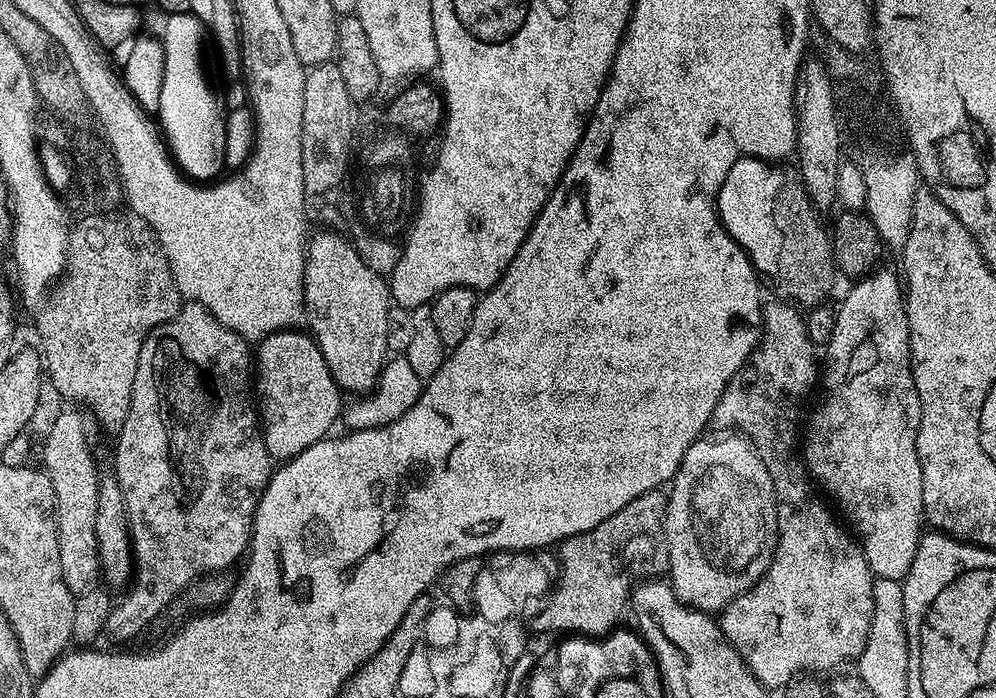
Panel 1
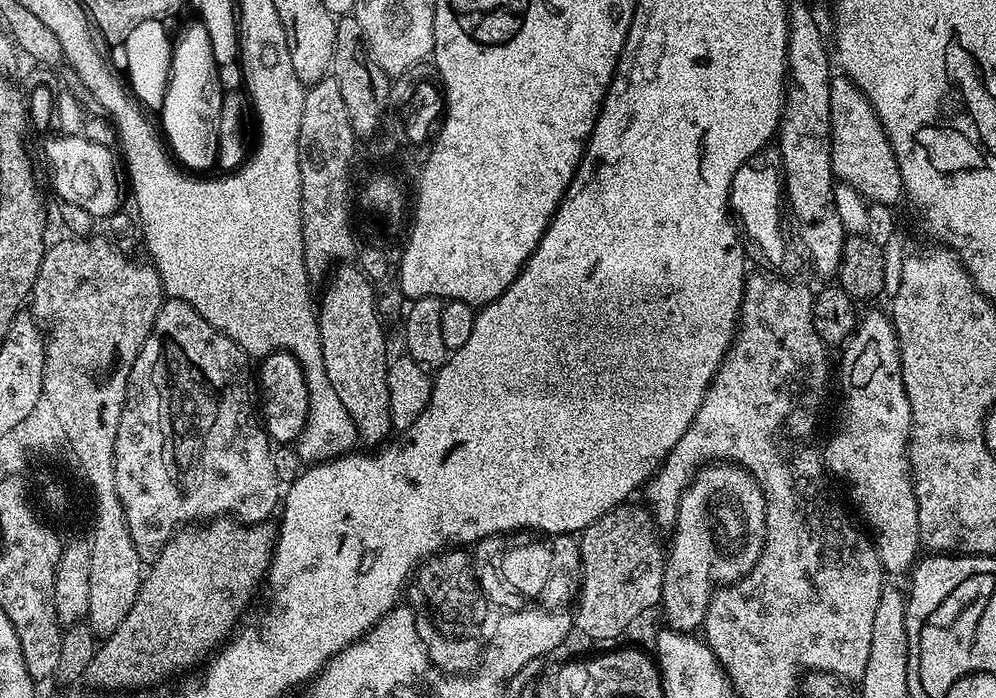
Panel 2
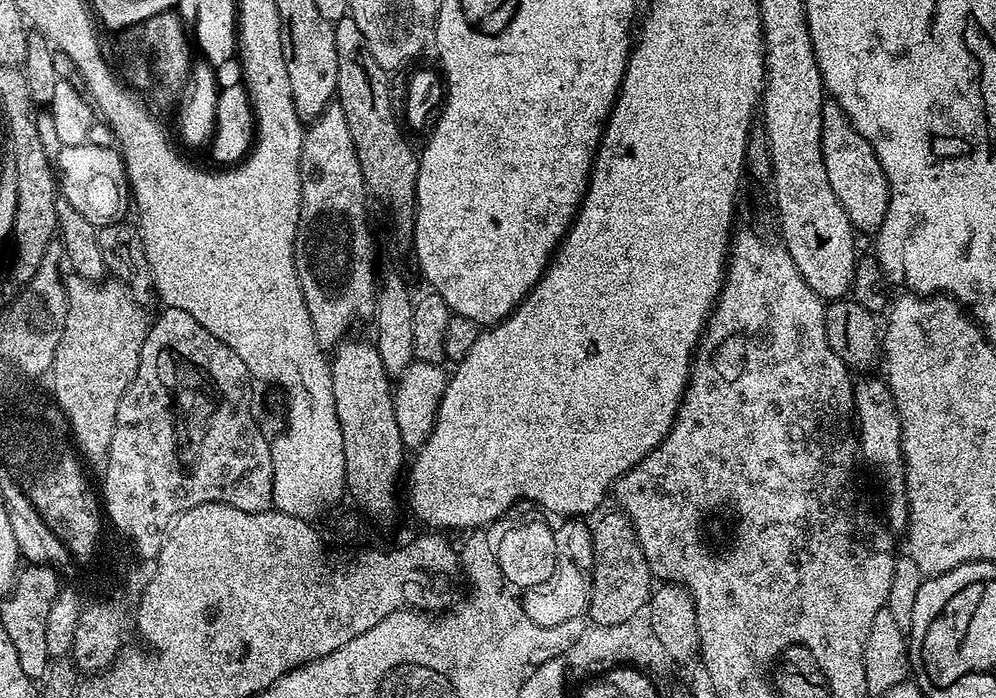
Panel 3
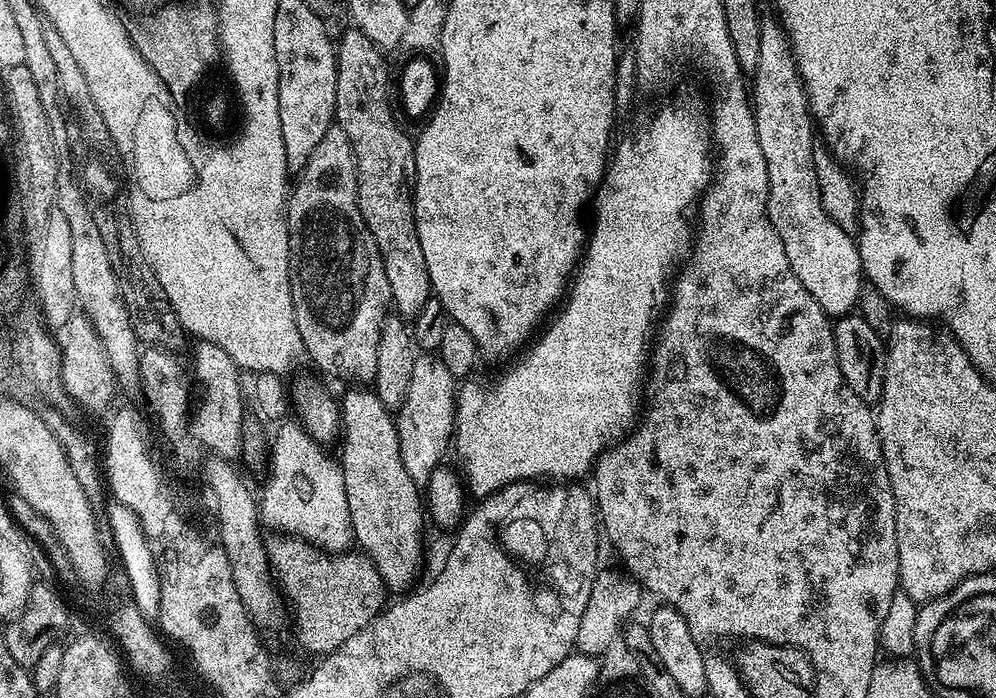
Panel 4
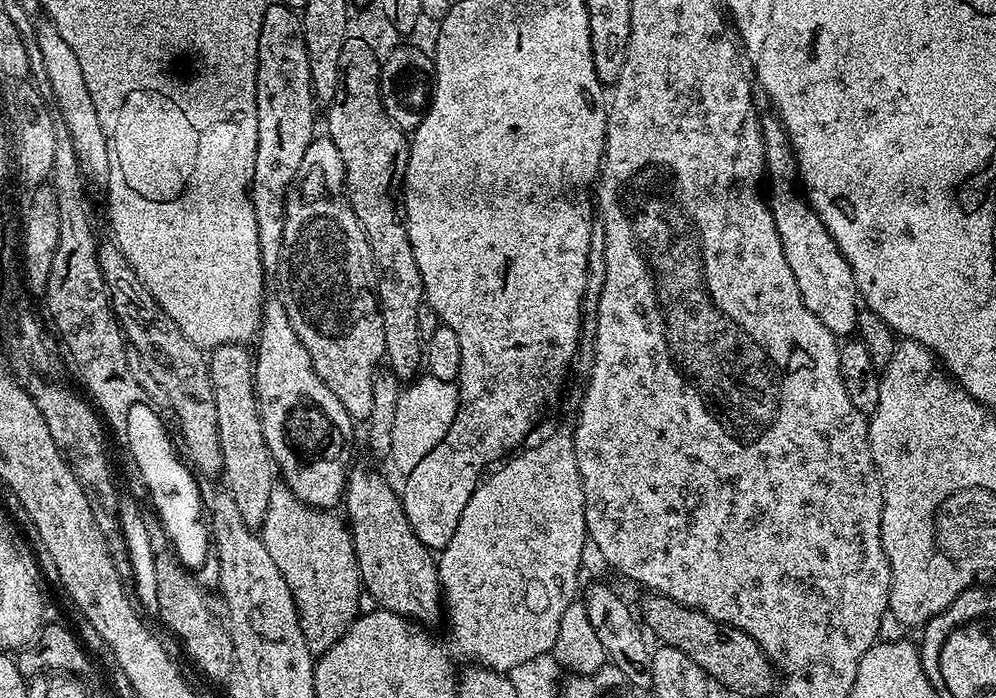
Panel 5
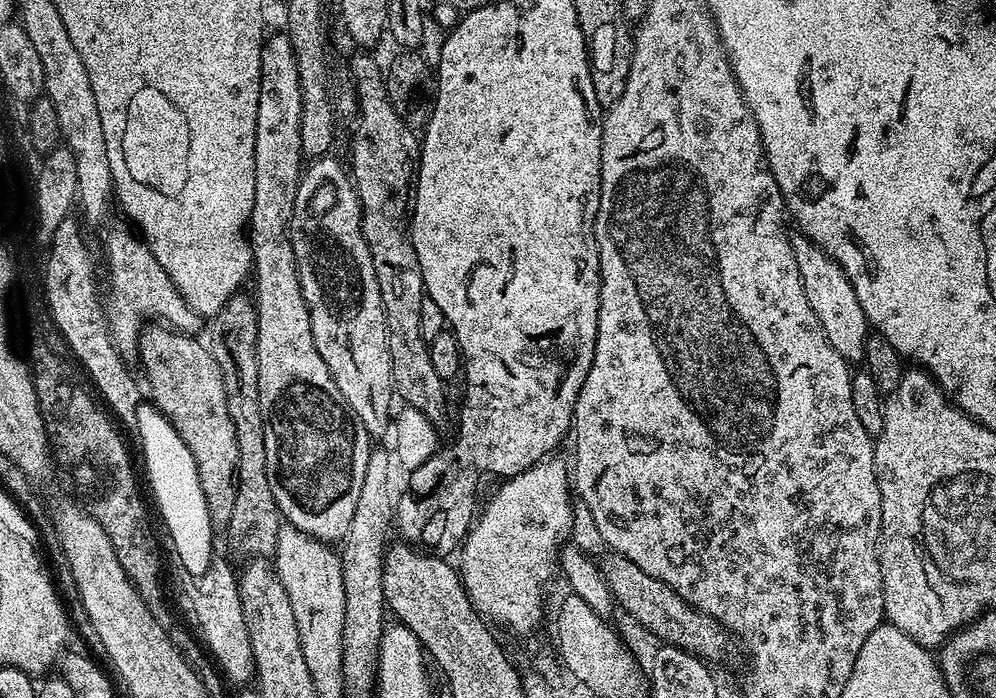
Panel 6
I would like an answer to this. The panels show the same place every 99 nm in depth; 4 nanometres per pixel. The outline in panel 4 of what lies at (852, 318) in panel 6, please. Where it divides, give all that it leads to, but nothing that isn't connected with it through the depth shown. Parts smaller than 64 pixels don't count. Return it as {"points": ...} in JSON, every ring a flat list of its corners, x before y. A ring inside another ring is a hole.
{"points":[[767,14,760,17,761,41,759,43,759,59,758,68,755,73,750,76,750,99,754,109,754,122,758,130,758,143,762,145,762,155,766,157,766,174,768,175,768,217,774,226,774,230,782,238,782,246,786,250,786,258,790,258,790,266,794,270,794,274,798,274,798,282,802,282,802,286,806,286,806,290,810,290,810,294,814,298,814,302,818,302,818,306,822,306,822,310,830,318,839,318,847,316,859,305,860,290,862,287,862,277,864,276,864,268,860,265,860,250,854,236,841,229,834,222,833,218,826,214,823,209,823,202,819,194,818,180,814,174,813,151,814,144,817,140,818,132,814,127,812,119,812,110,808,107,808,95,804,89,804,83,800,77,800,71,796,69,796,59,792,53,792,46,788,42,788,37,777,17]]}

